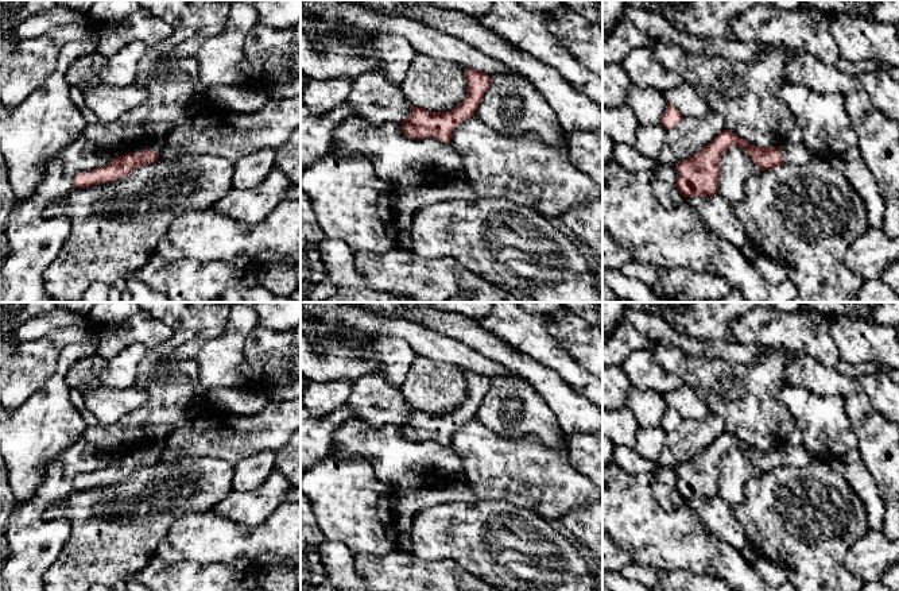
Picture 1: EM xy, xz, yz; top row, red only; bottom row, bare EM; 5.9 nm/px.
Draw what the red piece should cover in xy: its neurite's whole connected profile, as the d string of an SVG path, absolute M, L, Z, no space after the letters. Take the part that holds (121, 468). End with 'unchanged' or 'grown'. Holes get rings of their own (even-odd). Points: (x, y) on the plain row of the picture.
M163 443L139 449L133 455L127 455L115 460L104 470L77 476L74 479L73 488L84 491L93 487L113 484L116 482L129 478L137 470L156 464L160 460L162 453Z; grown

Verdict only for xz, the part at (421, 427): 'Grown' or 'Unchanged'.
Unchanged

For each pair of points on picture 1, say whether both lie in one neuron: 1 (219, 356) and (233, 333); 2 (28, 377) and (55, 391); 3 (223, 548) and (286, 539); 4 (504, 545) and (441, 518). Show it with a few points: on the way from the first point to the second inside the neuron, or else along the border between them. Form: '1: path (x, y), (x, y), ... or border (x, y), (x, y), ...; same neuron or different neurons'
1: path (224, 351), (233, 339); same neuron
2: border (57, 356), (55, 370), (19, 406); different neurons
3: path (239, 545), (264, 545), (270, 543); same neuron
4: path (488, 537), (457, 530); same neuron

